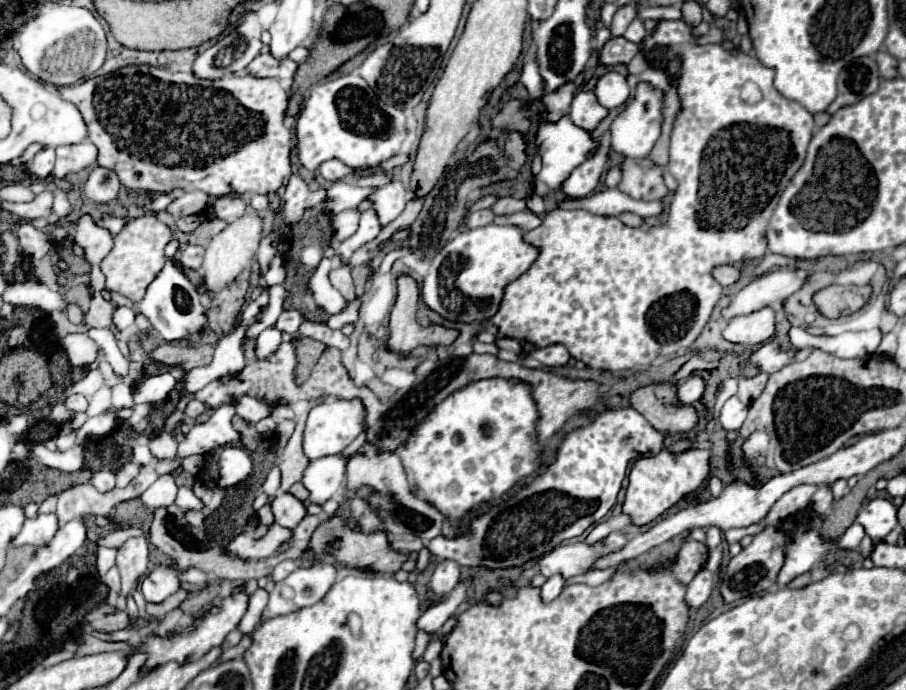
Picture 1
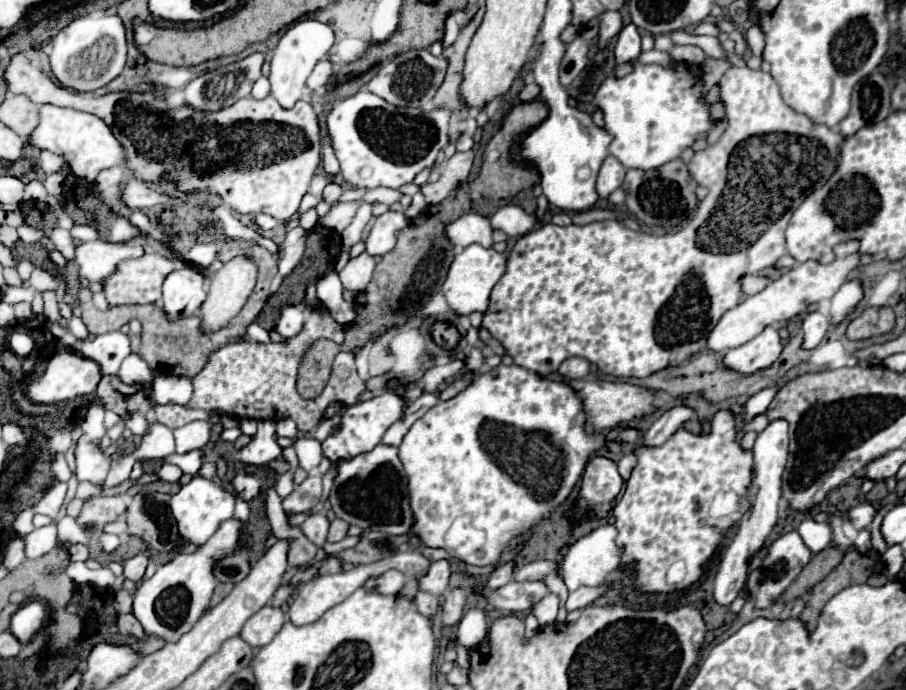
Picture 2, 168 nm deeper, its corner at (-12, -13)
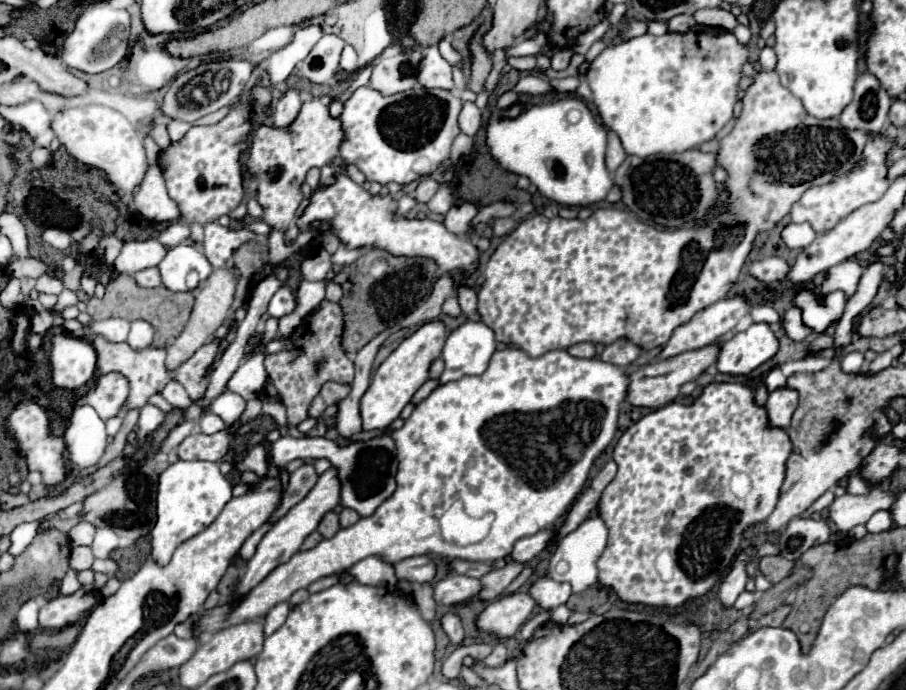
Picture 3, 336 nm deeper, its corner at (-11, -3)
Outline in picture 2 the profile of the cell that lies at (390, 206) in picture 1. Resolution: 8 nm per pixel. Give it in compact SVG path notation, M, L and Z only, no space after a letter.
M417 194L417 196L413 196L413 198L411 198L411 204L405 208L405 218L411 222L411 220L413 220L413 218L417 218L425 208L427 208L425 198L423 198L421 194Z

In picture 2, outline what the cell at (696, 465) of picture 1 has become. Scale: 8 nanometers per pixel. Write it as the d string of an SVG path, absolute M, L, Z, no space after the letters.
M717 412L711 426L711 434L695 436L685 428L679 428L663 446L639 448L639 460L631 472L631 478L627 480L625 494L613 508L615 526L619 530L617 542L623 548L623 562L635 564L637 588L641 588L643 592L673 592L697 582L703 574L703 566L723 542L723 532L737 523L748 509L748 502L737 494L745 494L751 482L753 456L751 452L743 452L739 448L739 442L735 442L737 430L731 412Z

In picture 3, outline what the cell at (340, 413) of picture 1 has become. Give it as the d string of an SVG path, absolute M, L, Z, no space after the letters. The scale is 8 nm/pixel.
M440 320L422 324L412 336L404 338L400 346L378 366L370 388L362 396L362 422L364 430L384 430L388 428L402 412L402 408L412 400L414 392L428 380L430 364L440 356L444 340L448 338L446 324Z

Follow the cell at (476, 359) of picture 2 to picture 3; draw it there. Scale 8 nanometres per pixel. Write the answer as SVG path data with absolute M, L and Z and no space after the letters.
M464 322L450 332L442 360L446 364L440 384L458 380L468 374L482 374L488 368L492 354L496 352L494 332L484 322Z

